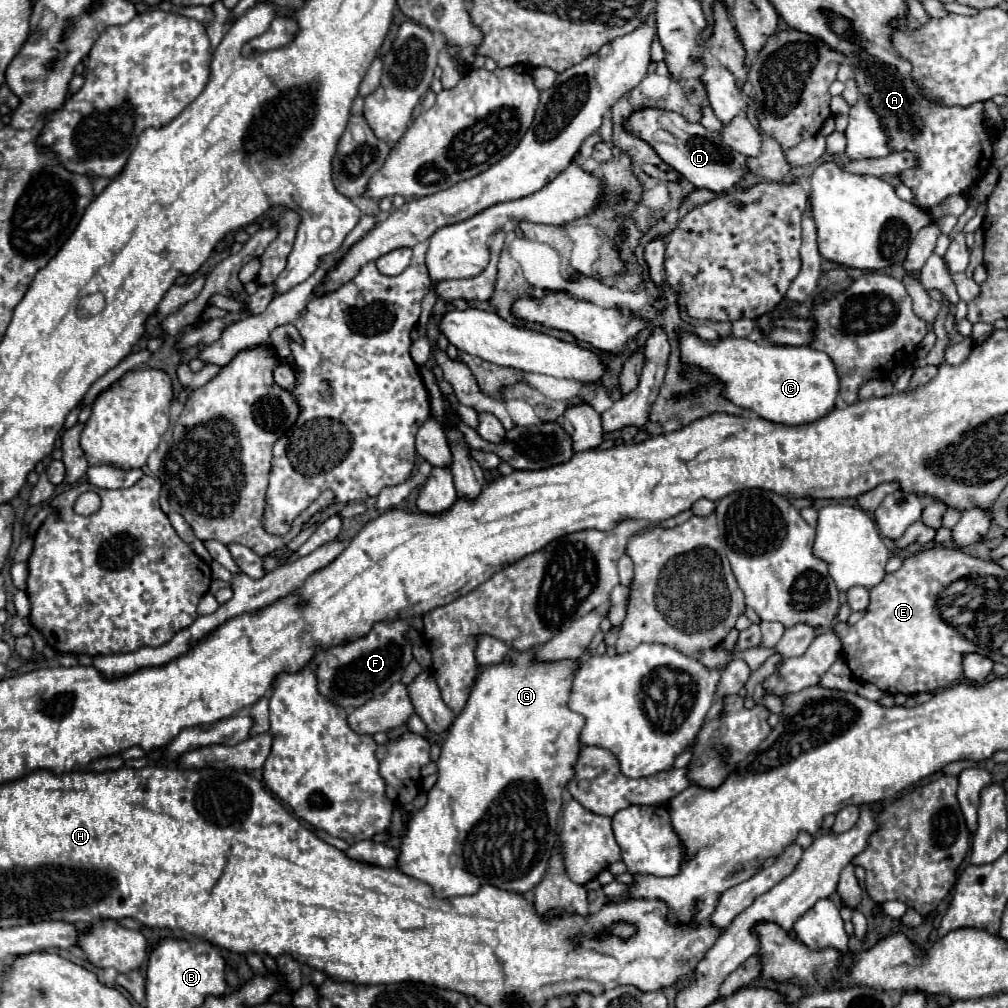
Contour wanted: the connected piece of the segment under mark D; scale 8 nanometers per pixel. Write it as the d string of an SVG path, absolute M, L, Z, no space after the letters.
M643 107L639 111L633 111L623 127L625 131L649 143L667 165L671 165L679 175L683 175L695 187L705 187L715 193L723 193L725 189L731 189L745 173L747 165L741 153L737 151L733 153L733 149L729 149L717 135L713 135L699 123L687 121L683 115L675 111Z

